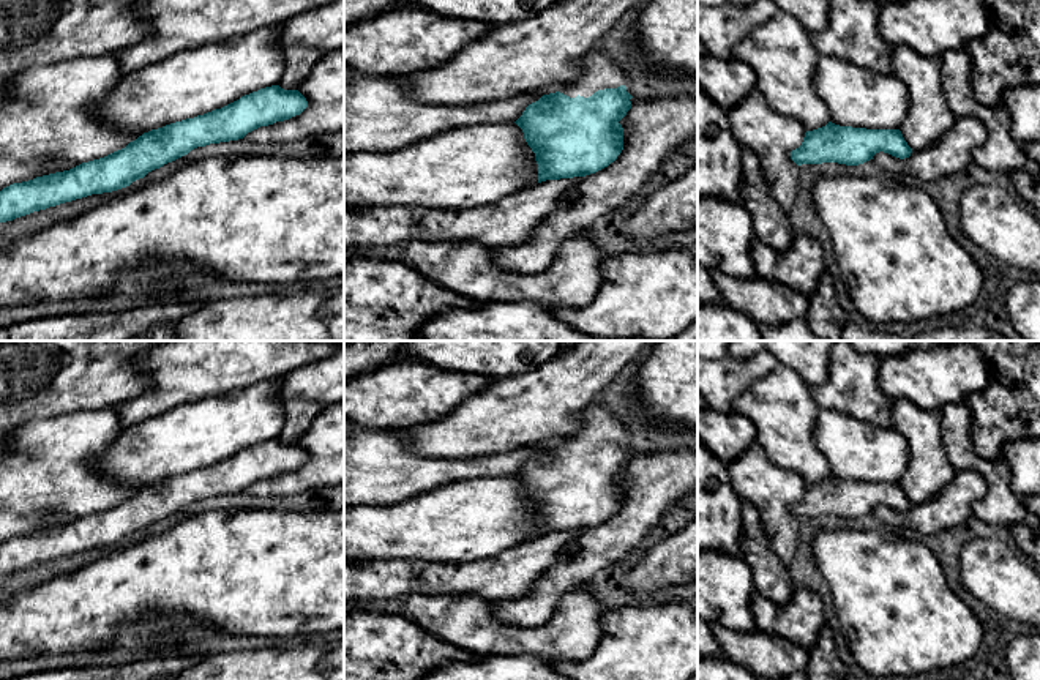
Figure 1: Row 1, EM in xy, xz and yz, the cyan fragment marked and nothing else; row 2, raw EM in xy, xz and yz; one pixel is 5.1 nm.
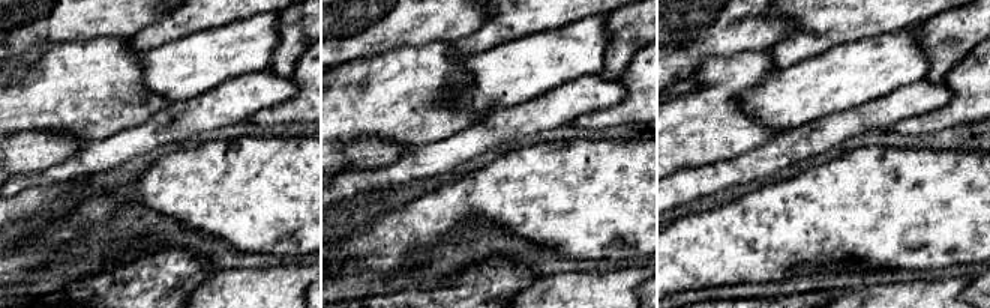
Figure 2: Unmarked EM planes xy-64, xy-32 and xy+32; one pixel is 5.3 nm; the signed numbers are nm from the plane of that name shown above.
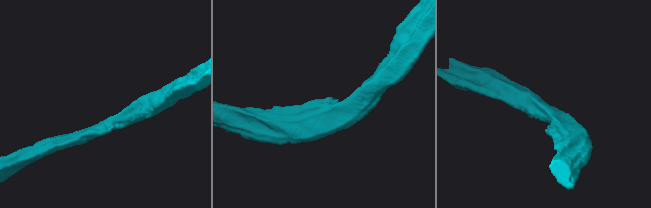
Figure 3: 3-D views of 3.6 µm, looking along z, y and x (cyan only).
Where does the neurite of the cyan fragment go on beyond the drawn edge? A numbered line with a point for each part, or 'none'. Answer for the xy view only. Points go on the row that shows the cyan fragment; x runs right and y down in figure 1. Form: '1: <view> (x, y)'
none

